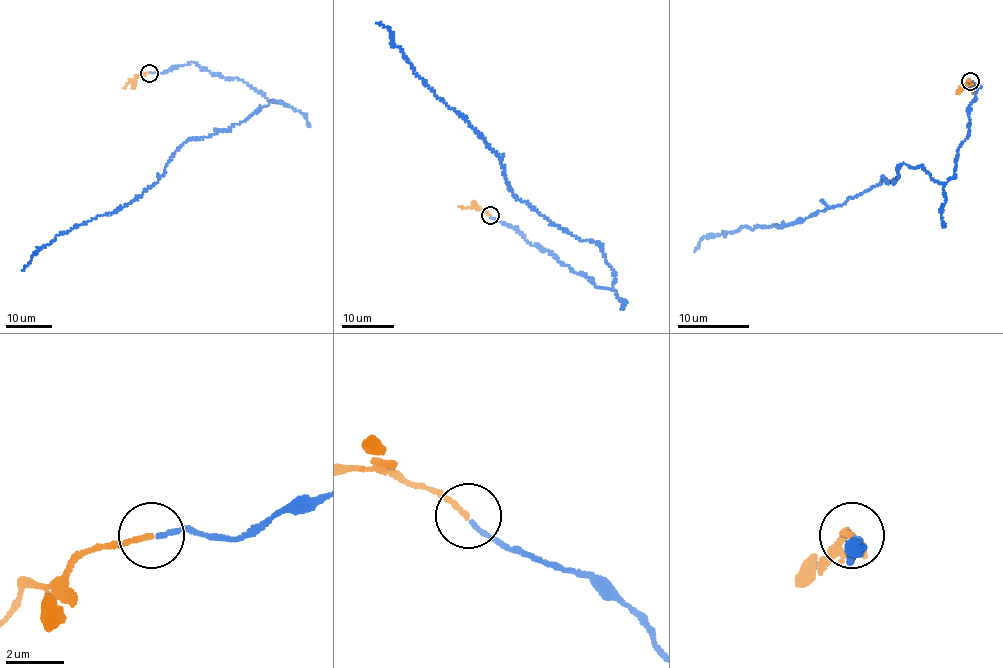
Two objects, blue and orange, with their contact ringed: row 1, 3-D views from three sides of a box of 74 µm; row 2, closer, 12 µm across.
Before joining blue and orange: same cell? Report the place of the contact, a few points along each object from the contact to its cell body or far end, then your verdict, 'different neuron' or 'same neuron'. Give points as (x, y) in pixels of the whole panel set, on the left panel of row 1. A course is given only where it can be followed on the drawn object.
at (149, 73); blue runs (149, 73), (196, 62), (286, 104), (273, 101), (226, 129), (189, 138), (138, 197), (59, 234), (22, 270); orange runs (149, 73), (140, 74), (124, 87); same neuron

